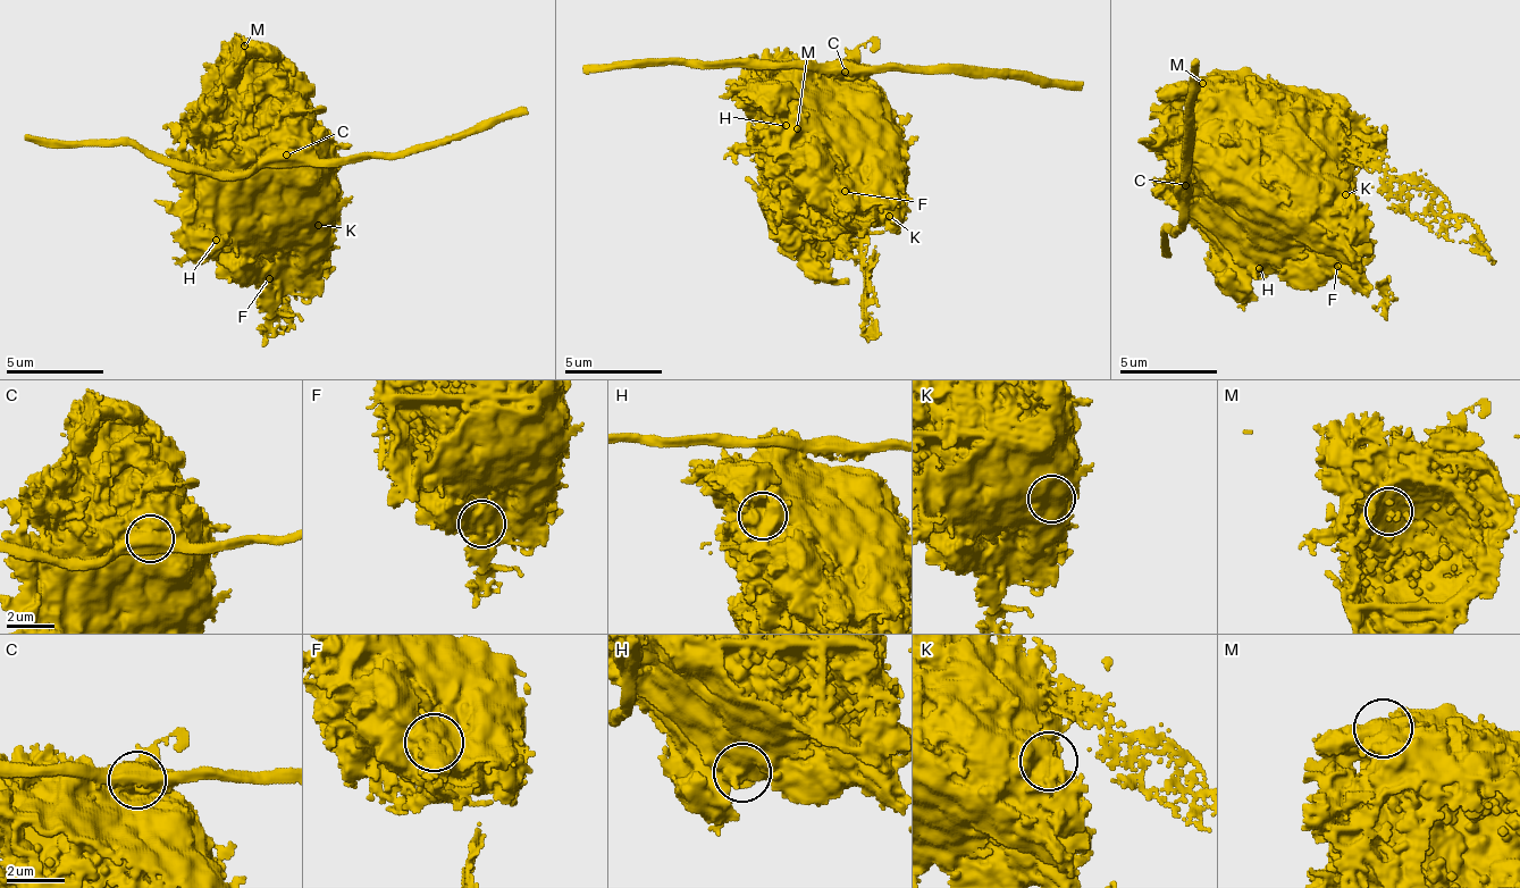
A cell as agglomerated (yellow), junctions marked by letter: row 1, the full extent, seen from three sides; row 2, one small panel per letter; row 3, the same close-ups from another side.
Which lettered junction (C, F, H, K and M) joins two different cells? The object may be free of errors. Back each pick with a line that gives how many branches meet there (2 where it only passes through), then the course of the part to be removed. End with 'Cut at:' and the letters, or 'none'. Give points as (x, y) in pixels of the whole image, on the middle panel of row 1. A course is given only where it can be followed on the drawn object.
C: Branches: 1. Course of the part to remove: (844, 72), (797, 65), (619, 59), (585, 75)
Cut at: C

